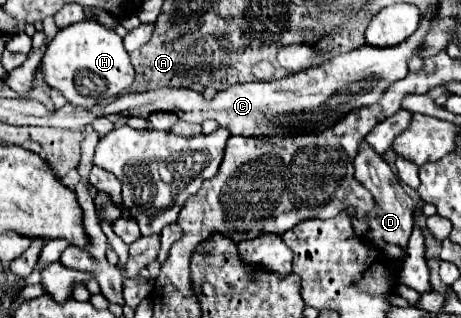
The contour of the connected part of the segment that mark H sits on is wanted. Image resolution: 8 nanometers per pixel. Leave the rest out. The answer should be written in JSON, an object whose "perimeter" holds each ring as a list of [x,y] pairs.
{"perimeter":[[[89,20],[59,30],[39,66],[47,86],[59,90],[71,104],[81,108],[93,106],[103,98],[121,96],[125,90],[129,90],[135,78],[135,70],[121,36]]]}

